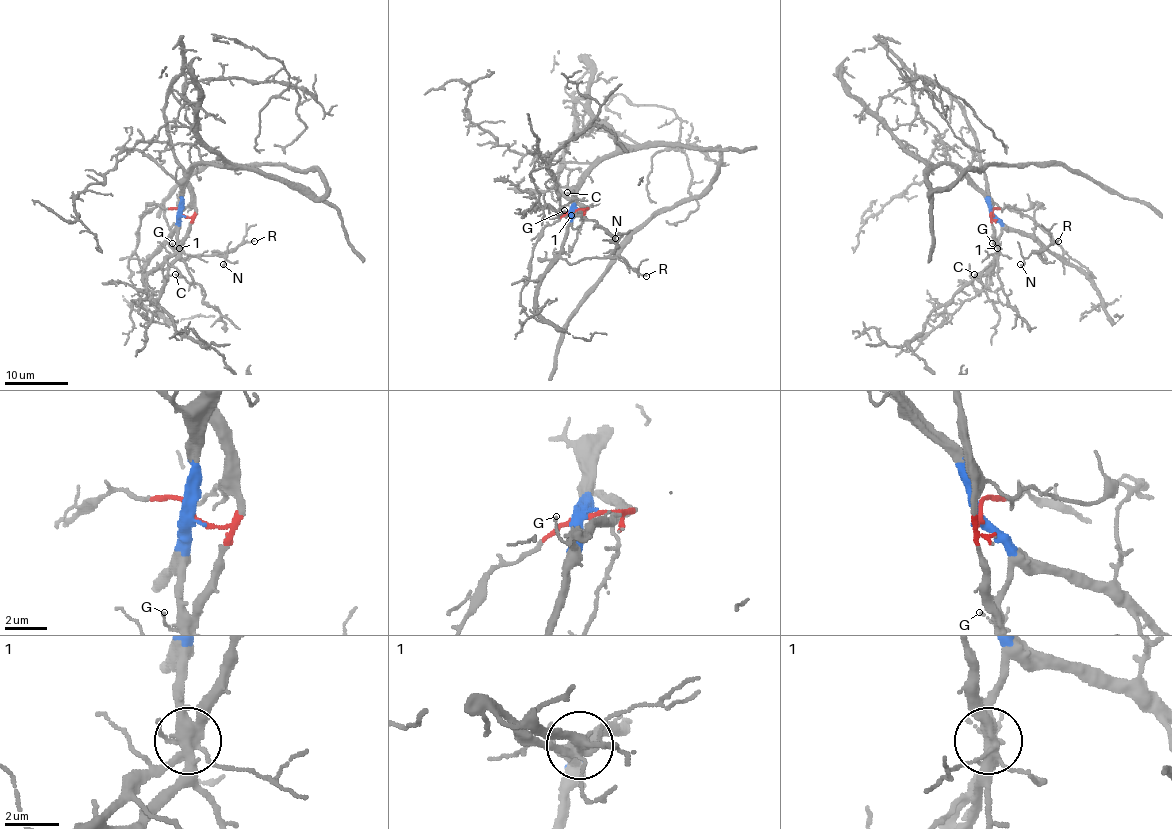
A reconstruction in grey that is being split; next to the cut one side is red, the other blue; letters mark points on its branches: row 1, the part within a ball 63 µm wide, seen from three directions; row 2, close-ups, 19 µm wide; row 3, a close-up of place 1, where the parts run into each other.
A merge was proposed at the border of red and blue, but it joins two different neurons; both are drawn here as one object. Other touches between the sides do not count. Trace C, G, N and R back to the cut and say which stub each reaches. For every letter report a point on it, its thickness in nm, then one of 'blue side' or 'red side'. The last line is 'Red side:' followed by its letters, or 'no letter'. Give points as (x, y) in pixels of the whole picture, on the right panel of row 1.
C: (974, 274) | 90 nm | red side
G: (992, 243) | 110 nm | blue side
N: (1020, 264) | 120 nm | blue side
R: (1058, 241) | 120 nm | blue side
Red side: C

